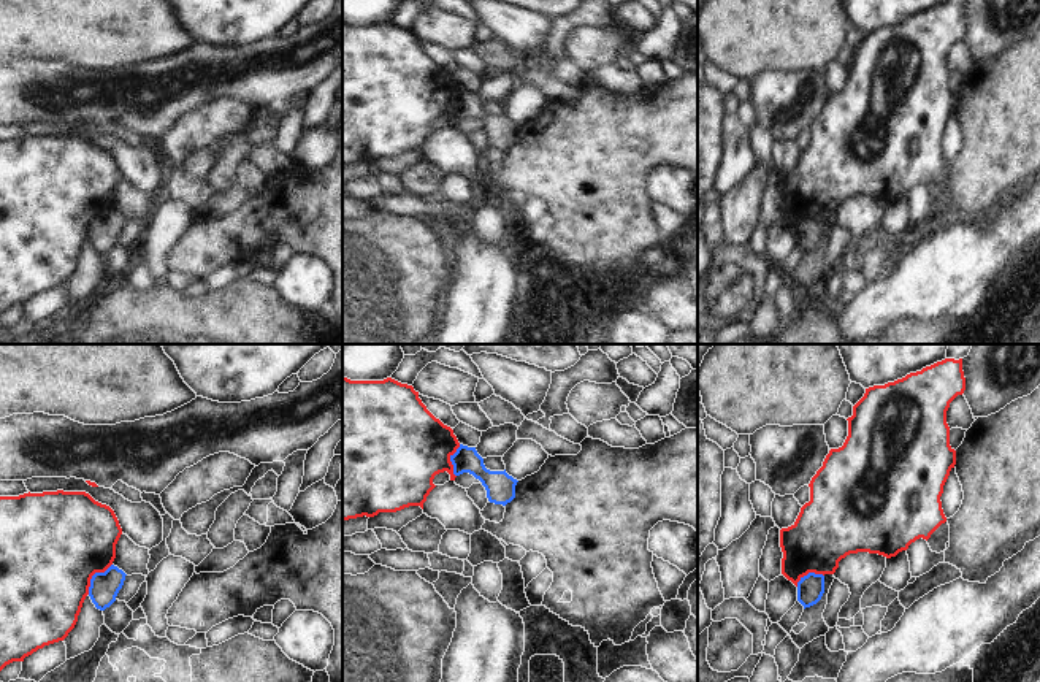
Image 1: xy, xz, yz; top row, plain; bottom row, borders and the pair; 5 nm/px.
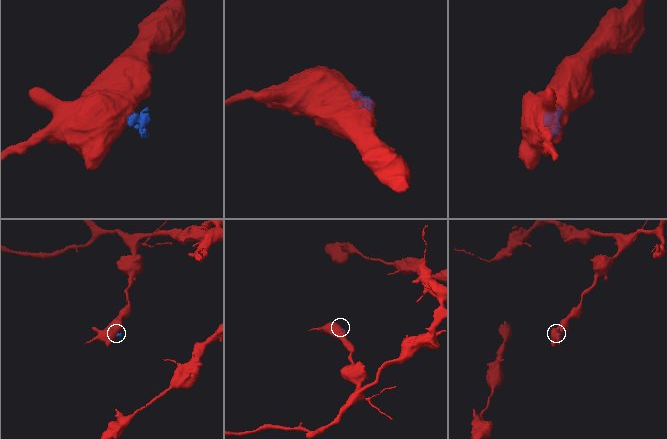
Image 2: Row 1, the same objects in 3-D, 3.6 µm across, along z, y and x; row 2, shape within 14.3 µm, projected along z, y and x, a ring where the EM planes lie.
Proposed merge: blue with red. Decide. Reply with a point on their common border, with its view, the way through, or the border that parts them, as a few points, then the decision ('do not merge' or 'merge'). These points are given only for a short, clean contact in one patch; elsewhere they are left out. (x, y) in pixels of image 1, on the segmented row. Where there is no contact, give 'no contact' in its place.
xy (92, 576) | along xy (111, 563), (92, 576), (87, 593) | do not merge

